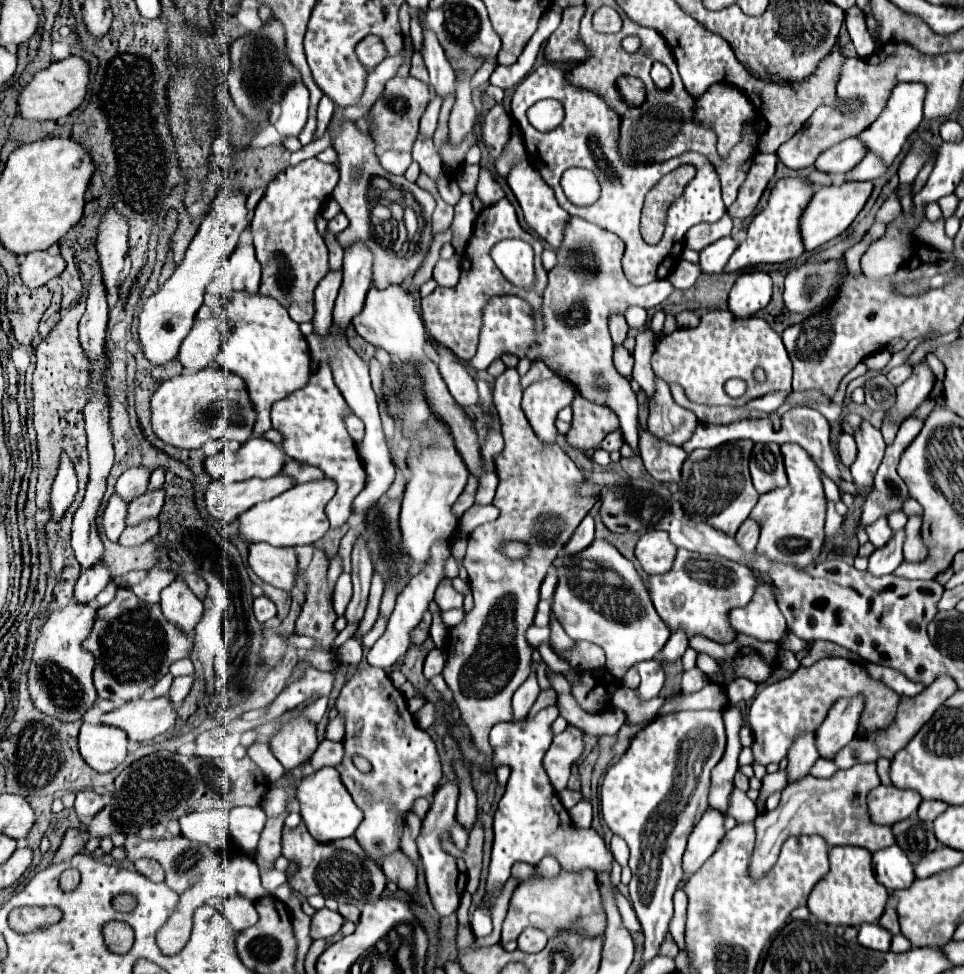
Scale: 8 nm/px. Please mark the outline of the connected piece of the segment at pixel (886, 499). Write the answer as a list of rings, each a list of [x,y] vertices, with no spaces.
[[[907,418],[901,424],[895,442],[887,446],[885,458],[875,474],[875,486],[867,496],[867,502],[863,504],[863,518],[861,518],[863,528],[877,522],[879,518],[887,518],[891,512],[903,510],[903,502],[909,498],[909,492],[901,476],[897,474],[897,464],[899,464],[899,456],[919,434],[921,428],[923,428],[921,420]]]

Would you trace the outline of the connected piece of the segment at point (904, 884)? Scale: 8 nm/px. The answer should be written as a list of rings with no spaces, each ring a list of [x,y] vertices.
[[[897,844],[883,848],[881,852],[873,854],[873,868],[877,882],[883,884],[889,890],[899,890],[899,888],[909,888],[911,882],[915,880],[913,876],[913,866],[905,852],[897,848]]]

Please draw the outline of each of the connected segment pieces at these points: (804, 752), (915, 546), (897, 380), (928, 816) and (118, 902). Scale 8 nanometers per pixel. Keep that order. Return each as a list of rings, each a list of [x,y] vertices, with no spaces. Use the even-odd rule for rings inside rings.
[[[801,732],[791,748],[789,748],[789,766],[787,766],[787,772],[789,772],[789,780],[797,780],[799,776],[805,776],[809,774],[809,768],[813,766],[813,762],[819,758],[817,756],[817,746],[815,746],[815,732]]]
[[[911,516],[905,526],[905,544],[903,544],[903,556],[907,562],[921,562],[927,560],[927,548],[921,540],[921,518]]]
[[[901,364],[901,366],[891,368],[891,370],[889,370],[889,374],[887,374],[889,382],[893,382],[895,386],[903,384],[903,382],[905,382],[909,376],[911,376],[911,366],[907,366],[907,364]]]
[[[923,800],[921,806],[919,806],[919,810],[917,810],[917,816],[921,820],[929,822],[929,820],[935,820],[945,810],[947,810],[947,804],[941,802],[941,800]]]
[[[122,894],[115,897],[112,904],[115,910],[122,913],[128,913],[134,910],[137,905],[137,901],[131,895]]]

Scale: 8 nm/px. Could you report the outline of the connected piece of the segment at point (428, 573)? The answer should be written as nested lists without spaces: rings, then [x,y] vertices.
[[[443,542],[443,544],[435,544],[435,546],[431,548],[431,558],[429,558],[429,562],[427,562],[427,568],[425,568],[421,574],[417,574],[417,576],[405,586],[405,590],[399,594],[397,604],[395,604],[395,610],[393,610],[393,614],[391,614],[391,618],[389,618],[389,624],[387,624],[385,634],[383,634],[383,636],[375,642],[375,646],[369,650],[367,662],[369,662],[371,666],[389,668],[389,666],[393,666],[393,664],[411,648],[411,632],[413,632],[415,626],[419,626],[423,614],[429,610],[429,602],[433,600],[435,588],[437,588],[437,584],[439,584],[441,578],[443,578],[443,562],[449,558],[449,554],[451,554],[451,550],[449,550],[449,544],[445,544],[445,542]]]

